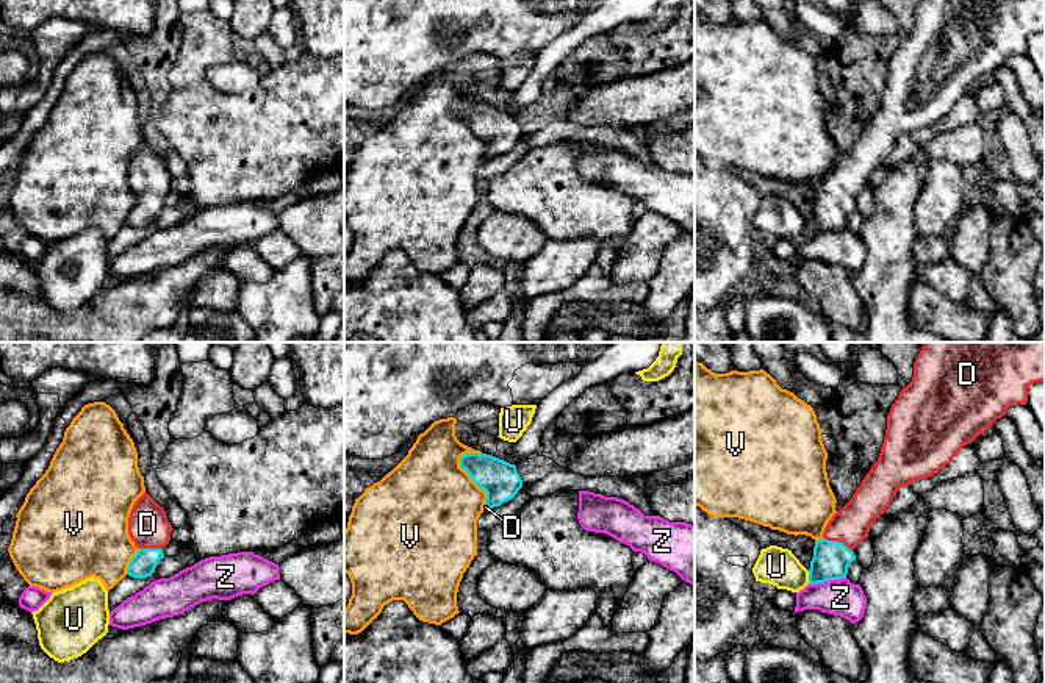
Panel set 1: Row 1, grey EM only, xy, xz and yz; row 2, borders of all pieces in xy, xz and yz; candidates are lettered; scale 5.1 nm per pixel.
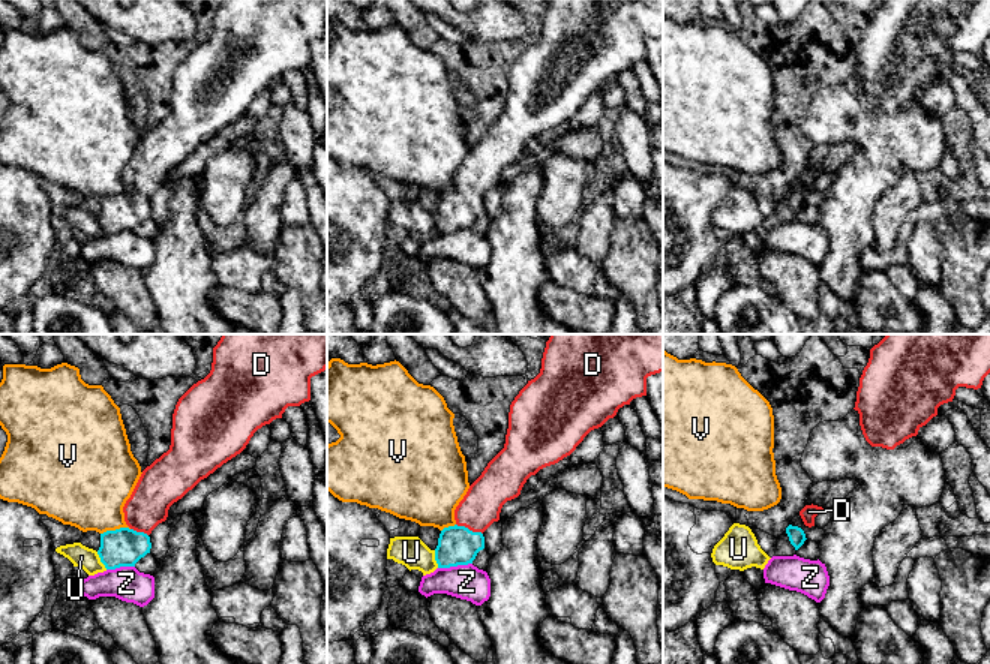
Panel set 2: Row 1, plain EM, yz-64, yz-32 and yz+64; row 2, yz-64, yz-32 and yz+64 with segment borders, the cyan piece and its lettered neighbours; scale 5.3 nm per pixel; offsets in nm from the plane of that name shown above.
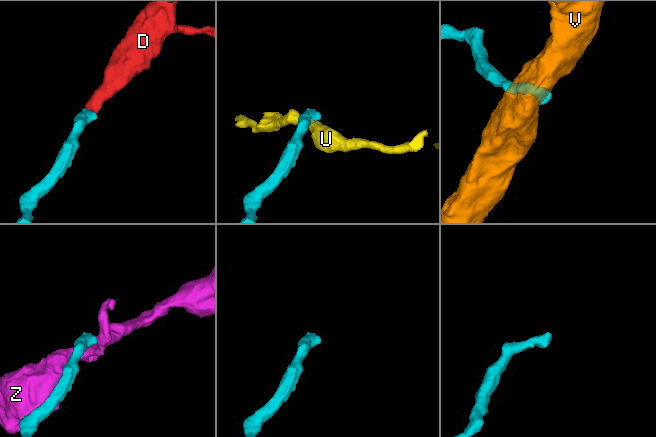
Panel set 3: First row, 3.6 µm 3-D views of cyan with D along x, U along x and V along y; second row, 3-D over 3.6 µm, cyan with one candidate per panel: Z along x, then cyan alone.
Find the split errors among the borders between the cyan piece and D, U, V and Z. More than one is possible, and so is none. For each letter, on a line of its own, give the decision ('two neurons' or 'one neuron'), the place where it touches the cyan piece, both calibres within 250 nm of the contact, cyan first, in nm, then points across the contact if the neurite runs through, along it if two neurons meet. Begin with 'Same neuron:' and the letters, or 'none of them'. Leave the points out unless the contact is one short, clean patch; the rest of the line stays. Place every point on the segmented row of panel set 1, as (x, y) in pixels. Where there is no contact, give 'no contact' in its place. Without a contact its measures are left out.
Same neuron: D
D: one neuron; contact yz (837, 541); calibres 190 and 190 nm; way yz (831, 560), (837, 541), (851, 524)
U: two neurons; contact yz (809, 577); calibres 190 and 200 nm; border yz (807, 571), (809, 582)
V: two neurons; contact xz (471, 477); calibres 200 and 480 nm
Z: two neurons; contact yz (826, 580); calibres 190 and 190 nm

